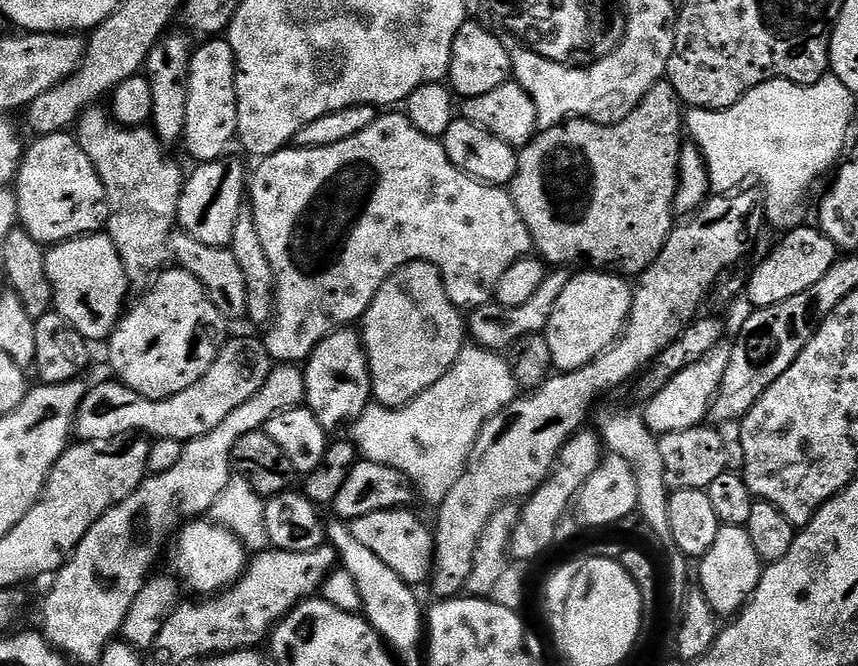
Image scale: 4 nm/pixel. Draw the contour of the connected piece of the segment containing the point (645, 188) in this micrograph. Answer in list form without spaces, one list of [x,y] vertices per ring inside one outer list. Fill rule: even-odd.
[[[663,79],[648,91],[646,98],[642,98],[642,102],[638,102],[636,109],[624,120],[616,120],[611,122],[612,124],[595,124],[596,122],[592,118],[573,118],[565,120],[562,124],[556,124],[553,128],[537,131],[536,137],[526,147],[519,149],[510,195],[518,214],[522,214],[522,222],[526,222],[526,230],[530,230],[532,247],[545,265],[568,266],[564,264],[584,263],[580,265],[619,274],[625,278],[636,278],[652,265],[654,258],[658,258],[662,246],[666,246],[666,238],[670,238],[674,227],[672,216],[674,217],[676,206],[676,185],[682,147],[680,132],[682,136],[686,128],[686,116],[674,86],[669,84],[667,79]]]

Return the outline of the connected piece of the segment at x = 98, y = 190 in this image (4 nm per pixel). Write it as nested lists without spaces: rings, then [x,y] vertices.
[[[55,132],[31,142],[14,181],[19,227],[25,228],[34,242],[45,246],[99,233],[108,222],[106,190],[98,178],[98,170],[94,170],[94,162],[86,158],[86,150],[82,150],[75,135]]]

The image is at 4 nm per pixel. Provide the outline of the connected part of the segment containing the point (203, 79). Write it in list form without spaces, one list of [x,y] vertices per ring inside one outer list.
[[[212,38],[195,49],[192,53],[192,65],[190,66],[190,74],[188,75],[188,101],[186,102],[186,130],[182,141],[183,147],[188,147],[188,152],[193,156],[193,161],[203,162],[206,160],[218,160],[221,156],[229,151],[228,148],[237,139],[236,127],[238,126],[238,106],[236,105],[236,59],[234,58],[234,50],[228,45],[227,39]]]

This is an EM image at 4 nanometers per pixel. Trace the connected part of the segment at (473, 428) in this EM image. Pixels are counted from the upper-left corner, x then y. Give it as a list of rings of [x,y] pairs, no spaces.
[[[465,346],[459,358],[418,398],[411,400],[401,408],[387,408],[375,402],[369,403],[366,410],[357,418],[350,429],[350,439],[356,445],[356,451],[361,457],[370,462],[378,462],[382,466],[390,466],[404,475],[412,484],[415,495],[420,496],[426,503],[438,506],[450,494],[454,482],[462,478],[462,470],[470,458],[470,450],[474,450],[474,442],[494,414],[517,399],[518,385],[510,370],[507,359],[503,355],[487,352],[479,346]]]

